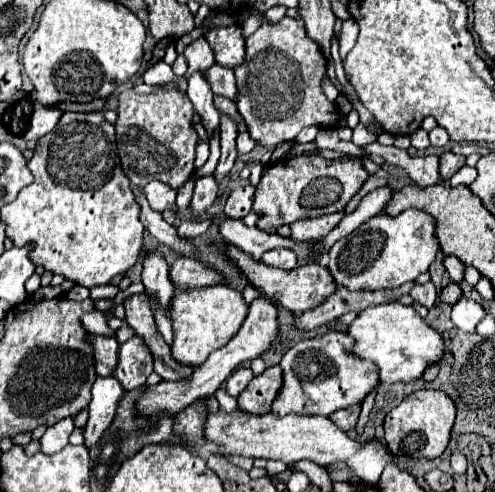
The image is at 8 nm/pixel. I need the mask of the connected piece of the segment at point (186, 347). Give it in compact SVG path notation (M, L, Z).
M226 284L210 286L204 290L194 288L176 292L170 310L170 320L174 328L174 346L172 346L174 358L188 366L200 366L214 350L230 342L230 338L240 330L246 316L248 316L248 304L242 298L242 292Z

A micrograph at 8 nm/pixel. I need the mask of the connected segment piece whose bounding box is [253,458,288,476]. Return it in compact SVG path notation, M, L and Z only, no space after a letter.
M264 458L254 459L254 467L264 468L268 472L268 476L277 475L288 468L286 464L278 460L269 460Z

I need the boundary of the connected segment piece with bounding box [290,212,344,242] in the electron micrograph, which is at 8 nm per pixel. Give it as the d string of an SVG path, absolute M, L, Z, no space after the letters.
M336 212L336 214L328 214L328 216L318 216L318 218L296 220L290 224L292 238L296 242L320 240L320 238L324 238L324 234L328 234L342 220L342 216L344 216L344 212Z

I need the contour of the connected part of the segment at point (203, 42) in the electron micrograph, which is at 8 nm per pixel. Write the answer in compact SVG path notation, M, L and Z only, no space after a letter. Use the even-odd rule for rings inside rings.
M198 38L194 40L186 50L184 56L188 56L188 72L186 76L190 76L194 70L206 70L210 68L214 62L210 62L210 44L206 38Z

